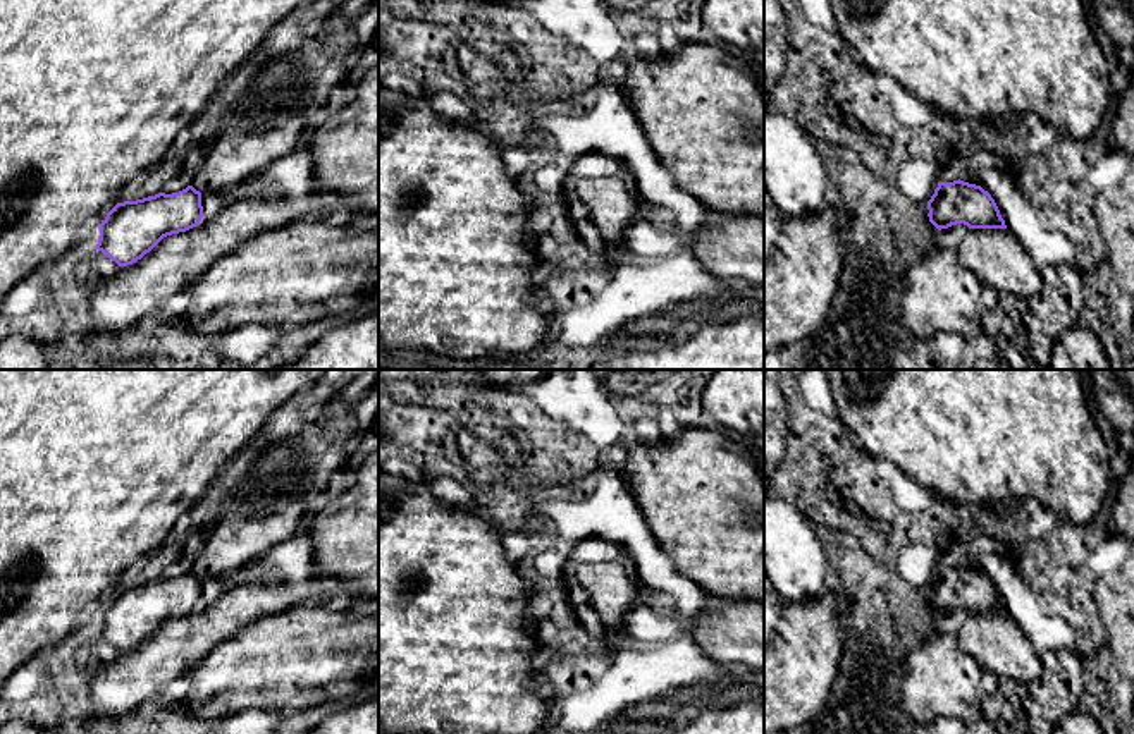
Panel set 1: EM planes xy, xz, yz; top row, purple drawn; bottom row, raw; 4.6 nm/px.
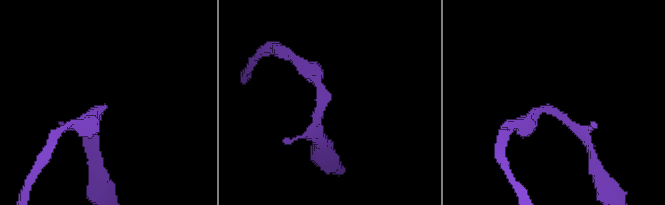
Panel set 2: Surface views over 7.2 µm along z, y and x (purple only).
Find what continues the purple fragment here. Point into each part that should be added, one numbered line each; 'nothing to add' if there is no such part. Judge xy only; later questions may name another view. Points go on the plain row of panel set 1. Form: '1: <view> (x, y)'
nothing to add

